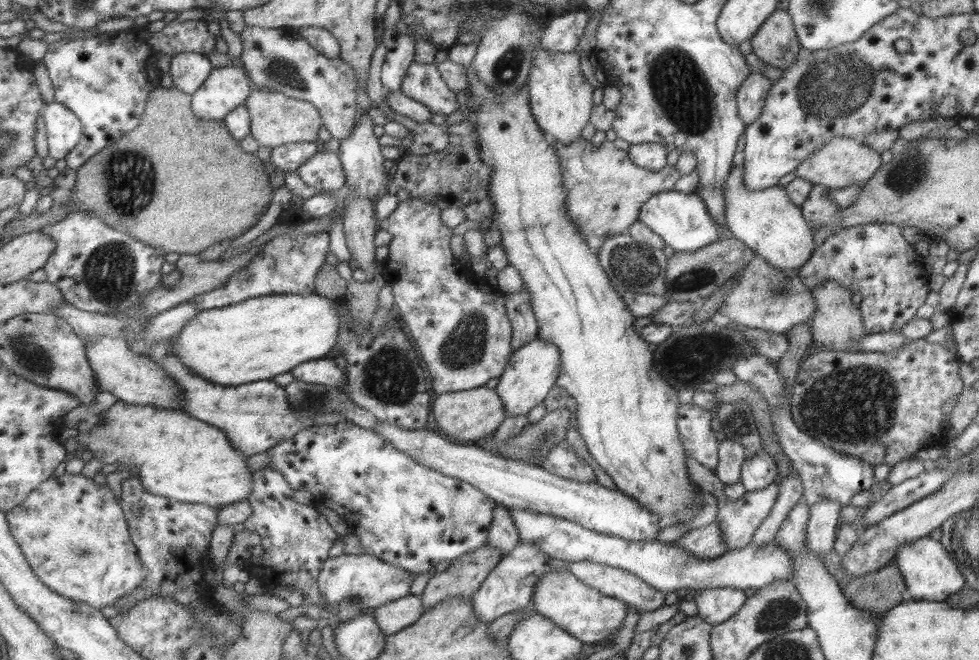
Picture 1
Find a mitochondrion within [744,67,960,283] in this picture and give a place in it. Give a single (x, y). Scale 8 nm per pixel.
(908, 174)

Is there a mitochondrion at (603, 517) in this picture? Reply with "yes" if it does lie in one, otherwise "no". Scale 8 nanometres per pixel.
no

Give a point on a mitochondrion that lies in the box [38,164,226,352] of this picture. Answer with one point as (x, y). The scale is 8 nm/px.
(108, 274)

